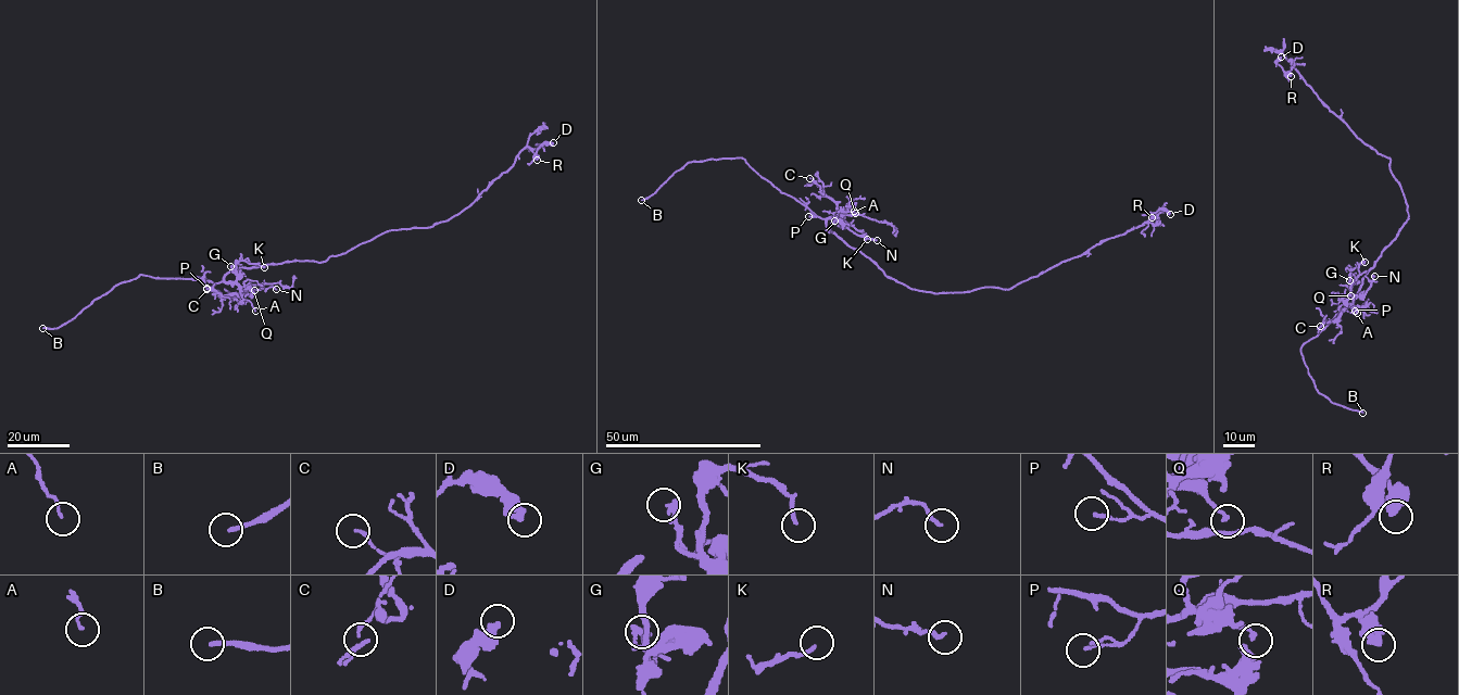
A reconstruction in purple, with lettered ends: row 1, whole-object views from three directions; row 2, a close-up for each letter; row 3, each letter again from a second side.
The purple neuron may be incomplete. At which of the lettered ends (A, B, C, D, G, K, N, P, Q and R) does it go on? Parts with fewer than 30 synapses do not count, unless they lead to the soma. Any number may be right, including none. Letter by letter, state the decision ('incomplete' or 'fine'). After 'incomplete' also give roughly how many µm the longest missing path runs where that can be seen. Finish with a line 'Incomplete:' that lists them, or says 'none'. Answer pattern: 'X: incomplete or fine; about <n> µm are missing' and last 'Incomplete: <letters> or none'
A: fine
B: incomplete; about 10 µm are missing
C: fine
D: fine
G: fine
K: fine
N: fine
P: fine
Q: fine
R: fine
Incomplete: B

